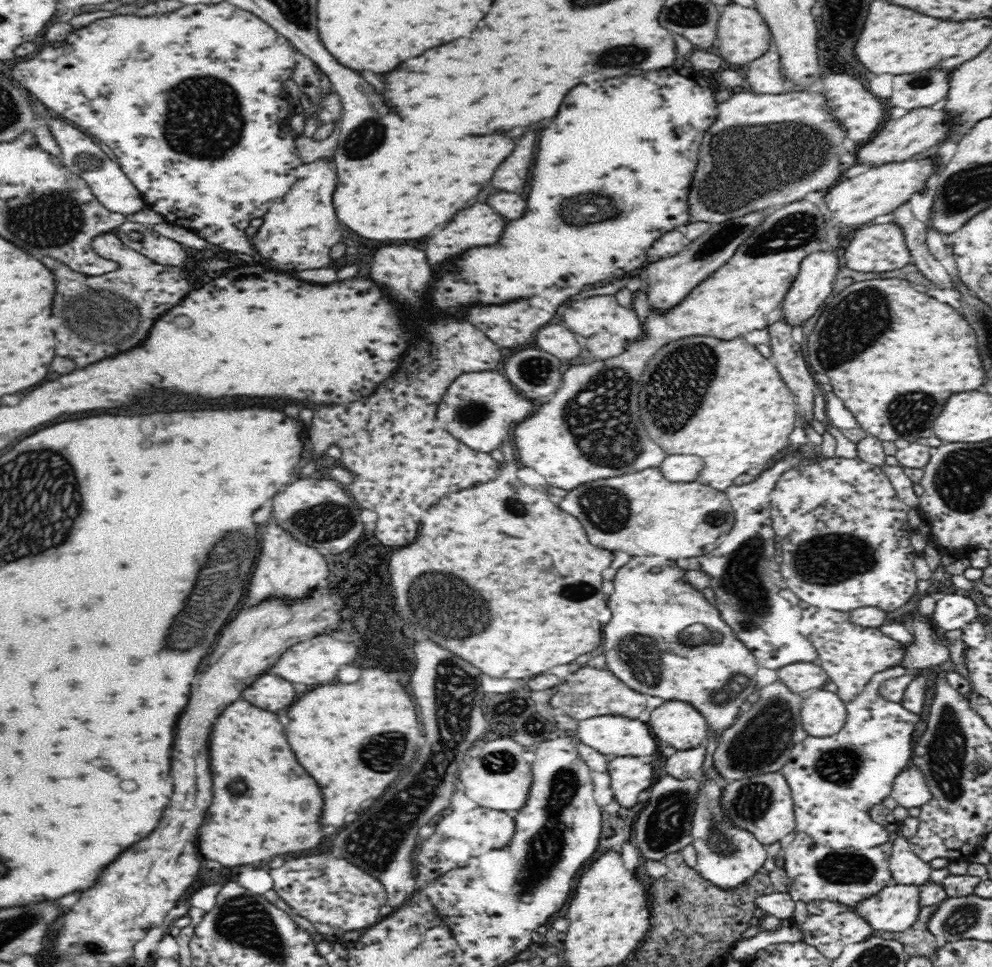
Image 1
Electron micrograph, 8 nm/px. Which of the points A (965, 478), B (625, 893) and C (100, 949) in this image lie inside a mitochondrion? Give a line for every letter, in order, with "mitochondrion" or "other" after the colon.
A: mitochondrion
B: other
C: mitochondrion

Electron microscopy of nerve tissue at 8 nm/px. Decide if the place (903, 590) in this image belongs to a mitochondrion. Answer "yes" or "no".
no

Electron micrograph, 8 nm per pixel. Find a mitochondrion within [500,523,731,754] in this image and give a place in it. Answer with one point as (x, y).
(640, 655)

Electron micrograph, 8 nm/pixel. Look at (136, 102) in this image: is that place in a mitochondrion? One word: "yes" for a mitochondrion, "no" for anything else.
no

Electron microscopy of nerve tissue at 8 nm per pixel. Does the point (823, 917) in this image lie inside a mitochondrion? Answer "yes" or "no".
no

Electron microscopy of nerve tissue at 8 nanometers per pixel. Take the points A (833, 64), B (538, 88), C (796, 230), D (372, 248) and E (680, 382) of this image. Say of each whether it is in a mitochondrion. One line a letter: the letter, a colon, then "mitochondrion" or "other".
A: other
B: other
C: mitochondrion
D: other
E: mitochondrion

